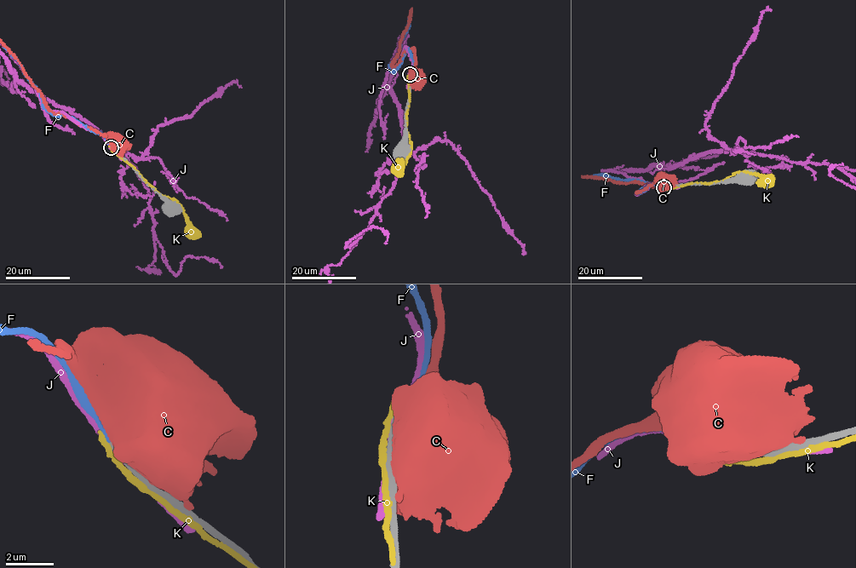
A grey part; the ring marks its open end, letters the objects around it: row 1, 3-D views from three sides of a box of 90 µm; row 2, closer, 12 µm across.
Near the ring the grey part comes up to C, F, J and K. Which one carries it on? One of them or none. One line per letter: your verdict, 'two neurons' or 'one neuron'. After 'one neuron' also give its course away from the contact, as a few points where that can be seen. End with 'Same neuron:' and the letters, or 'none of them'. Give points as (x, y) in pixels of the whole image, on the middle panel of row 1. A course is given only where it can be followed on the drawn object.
C: two neurons
F: one neuron
J: two neurons
K: two neurons
Same neuron: F

